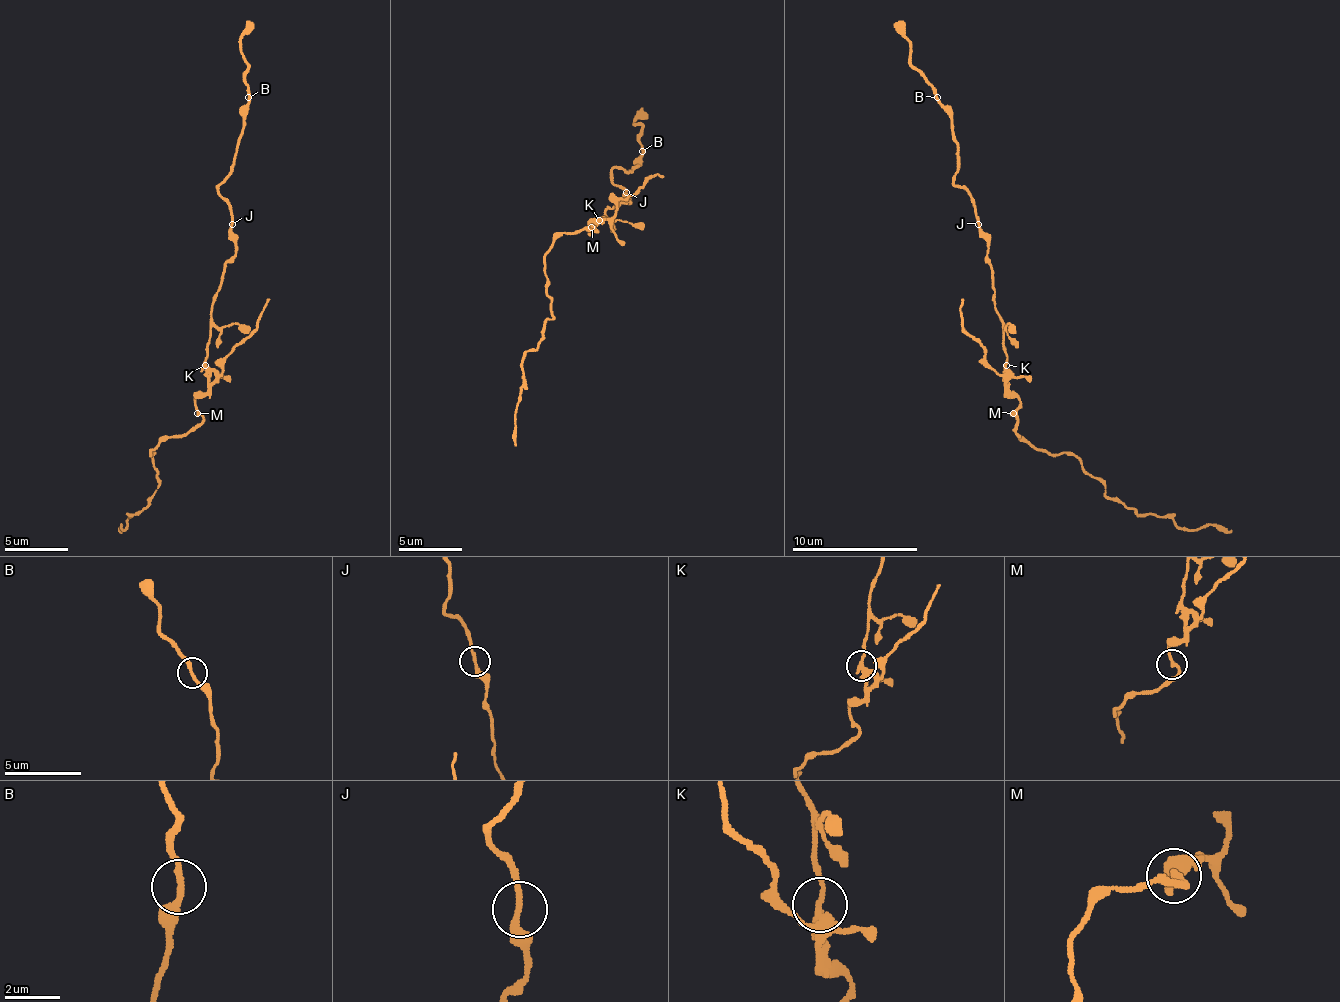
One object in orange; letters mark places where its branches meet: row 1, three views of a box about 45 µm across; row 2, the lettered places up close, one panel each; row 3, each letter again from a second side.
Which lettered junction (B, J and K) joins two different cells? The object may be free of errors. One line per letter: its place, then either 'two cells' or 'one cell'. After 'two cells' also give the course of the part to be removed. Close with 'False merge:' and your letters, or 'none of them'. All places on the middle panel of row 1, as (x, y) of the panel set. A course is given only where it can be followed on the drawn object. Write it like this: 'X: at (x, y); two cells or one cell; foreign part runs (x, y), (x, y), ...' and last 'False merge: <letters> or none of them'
B: at (642, 151); one cell
J: at (626, 192); one cell
K: at (599, 220); two cells; foreign part runs (598, 220), (588, 233), (595, 233), (563, 233), (544, 258), (550, 318), (544, 337), (525, 353), (516, 445)
False merge: K

